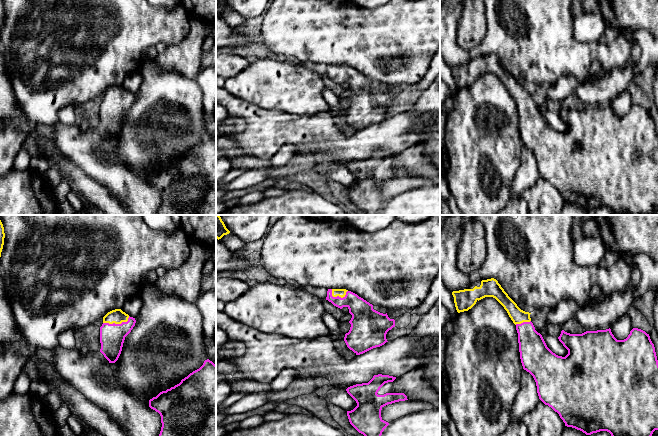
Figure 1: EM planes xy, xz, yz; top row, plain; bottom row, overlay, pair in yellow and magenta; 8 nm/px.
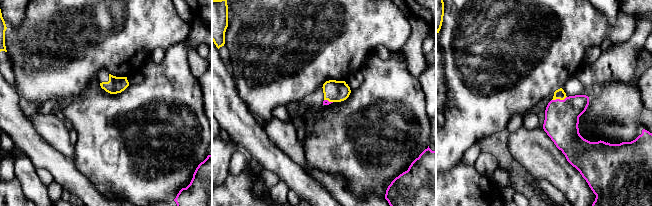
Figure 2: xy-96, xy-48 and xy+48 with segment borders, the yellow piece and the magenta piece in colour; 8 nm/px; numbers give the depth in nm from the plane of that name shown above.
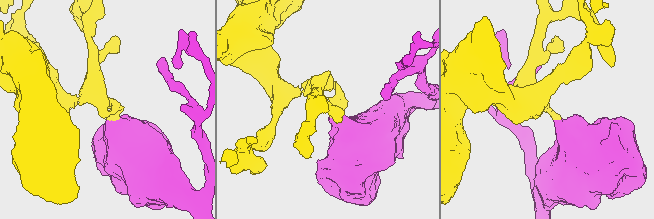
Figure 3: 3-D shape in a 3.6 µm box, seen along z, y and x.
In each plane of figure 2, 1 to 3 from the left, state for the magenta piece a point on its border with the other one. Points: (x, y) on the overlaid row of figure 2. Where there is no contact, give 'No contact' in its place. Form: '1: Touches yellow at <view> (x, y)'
1: No contact
2: Touches yellow at xy-48 (328, 100)
3: Touches yellow at xy+48 (559, 98)

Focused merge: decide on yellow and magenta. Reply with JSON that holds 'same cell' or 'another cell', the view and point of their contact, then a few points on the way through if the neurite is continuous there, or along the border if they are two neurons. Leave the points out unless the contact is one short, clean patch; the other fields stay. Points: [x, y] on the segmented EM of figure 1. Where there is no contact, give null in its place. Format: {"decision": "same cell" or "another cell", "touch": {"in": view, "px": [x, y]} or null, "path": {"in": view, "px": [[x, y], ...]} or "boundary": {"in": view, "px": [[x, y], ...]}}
{"decision": "same cell", "touch": {"in": "xy", "px": [117, 323]}, "path": {"in": "xy", "px": [[117, 316], [117, 323], [112, 336]]}}

